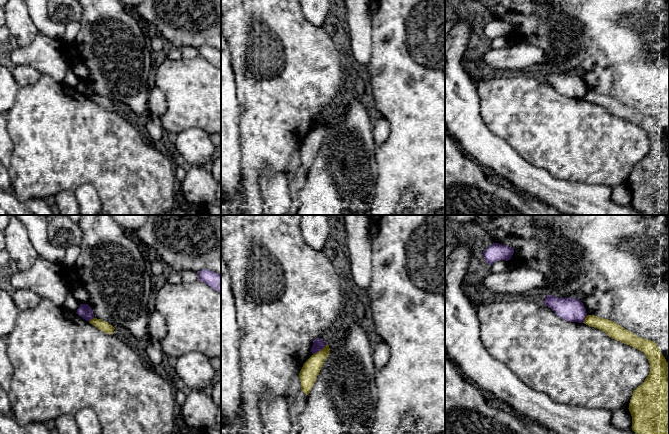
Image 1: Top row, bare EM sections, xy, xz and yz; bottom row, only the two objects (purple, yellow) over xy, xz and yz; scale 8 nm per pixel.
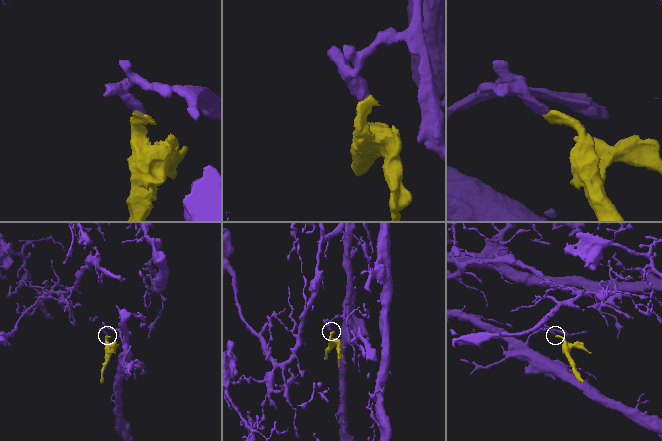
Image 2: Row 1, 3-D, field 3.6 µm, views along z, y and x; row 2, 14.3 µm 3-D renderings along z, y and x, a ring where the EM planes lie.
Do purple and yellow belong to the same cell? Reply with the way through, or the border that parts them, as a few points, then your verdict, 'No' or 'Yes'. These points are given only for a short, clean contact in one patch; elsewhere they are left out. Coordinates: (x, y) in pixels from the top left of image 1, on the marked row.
Boundary: xz (327, 344), (313, 354). No

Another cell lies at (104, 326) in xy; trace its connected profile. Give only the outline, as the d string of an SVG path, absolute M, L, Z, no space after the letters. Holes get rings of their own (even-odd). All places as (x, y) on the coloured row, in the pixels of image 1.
M93 318L89 321L92 325L94 325L95 327L97 327L99 330L107 333L107 334L113 334L114 331L114 327L109 324L108 322L105 322L103 320L97 319L97 318Z

